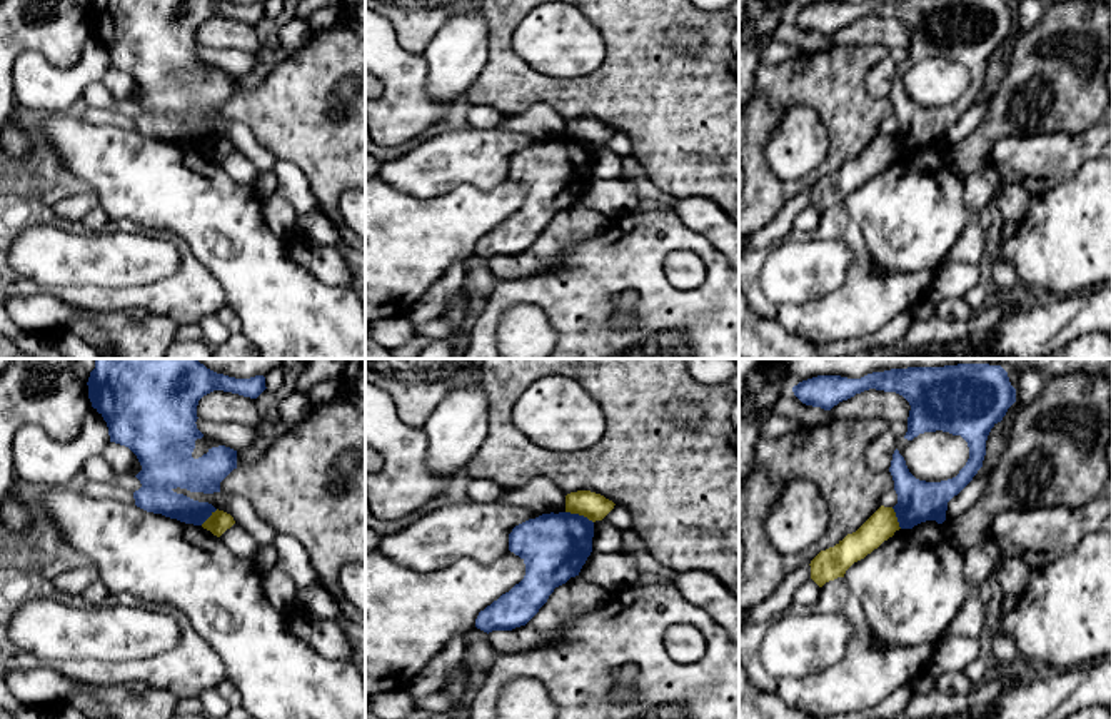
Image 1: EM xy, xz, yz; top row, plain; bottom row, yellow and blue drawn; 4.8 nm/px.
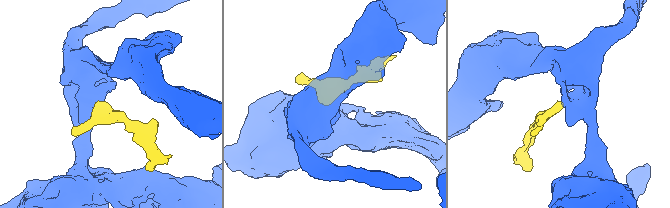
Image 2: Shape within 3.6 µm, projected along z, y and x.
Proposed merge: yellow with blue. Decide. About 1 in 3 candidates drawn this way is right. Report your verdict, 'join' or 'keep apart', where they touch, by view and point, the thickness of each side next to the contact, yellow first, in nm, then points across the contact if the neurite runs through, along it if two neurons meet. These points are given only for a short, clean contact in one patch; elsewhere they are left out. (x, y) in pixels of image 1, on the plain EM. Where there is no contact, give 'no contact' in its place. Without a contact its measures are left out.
keep apart; meets yellow in xz at (579, 140); 130 nm thick on the yellow side, 320 nm on the other; border along xz (566, 137), (583, 140), (593, 149)

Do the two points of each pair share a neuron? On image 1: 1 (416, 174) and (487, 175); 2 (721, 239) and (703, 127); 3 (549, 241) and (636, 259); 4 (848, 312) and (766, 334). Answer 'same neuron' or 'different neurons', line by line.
1: same neuron
2: different neurons
3: different neurons
4: different neurons

